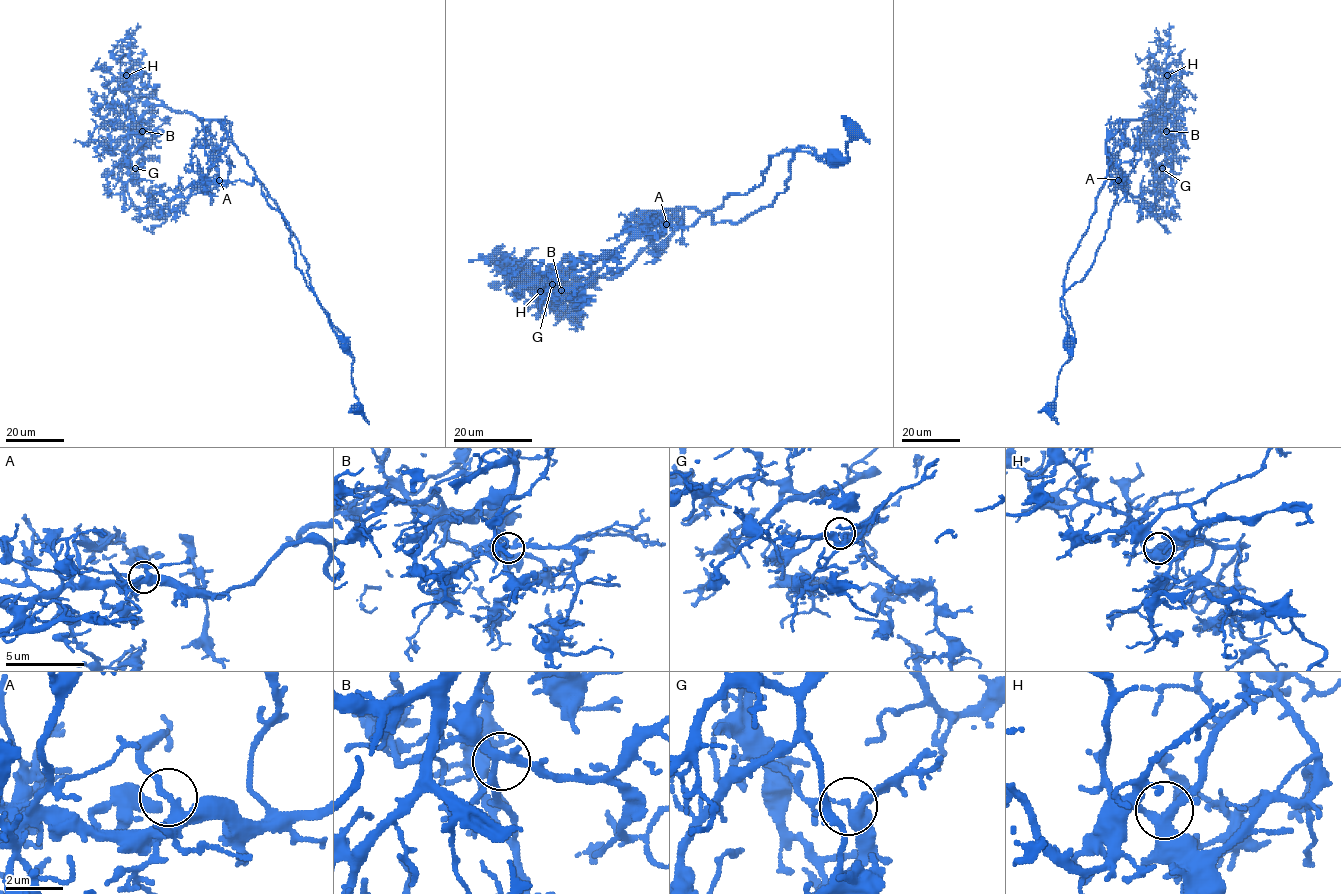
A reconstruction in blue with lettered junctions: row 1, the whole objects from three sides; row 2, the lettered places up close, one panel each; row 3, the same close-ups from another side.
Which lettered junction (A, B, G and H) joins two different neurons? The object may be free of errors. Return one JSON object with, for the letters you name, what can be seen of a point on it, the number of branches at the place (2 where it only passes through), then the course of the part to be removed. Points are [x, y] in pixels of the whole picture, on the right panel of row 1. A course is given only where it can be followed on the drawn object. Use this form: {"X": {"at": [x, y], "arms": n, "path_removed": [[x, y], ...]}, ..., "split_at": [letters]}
{"G": {"at": [1162, 168], "arms": 3, "path_removed": [[1162, 169], [1154, 208], [1111, 183], [1118, 179], [1105, 238], [1063, 294], [1074, 342], [1057, 379], [1058, 424]]}, "split_at": ["G"]}

